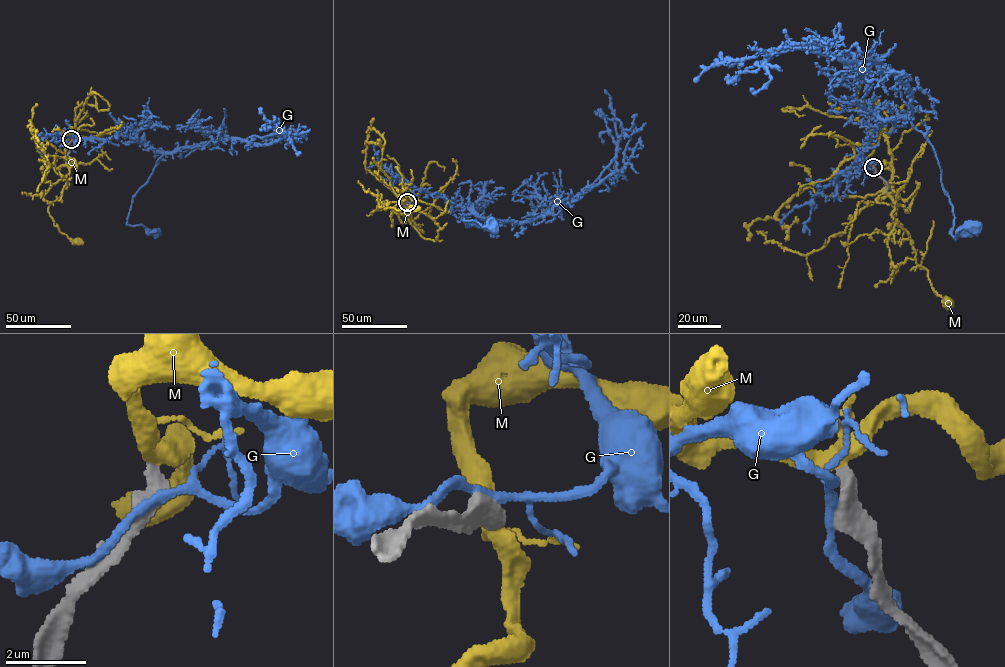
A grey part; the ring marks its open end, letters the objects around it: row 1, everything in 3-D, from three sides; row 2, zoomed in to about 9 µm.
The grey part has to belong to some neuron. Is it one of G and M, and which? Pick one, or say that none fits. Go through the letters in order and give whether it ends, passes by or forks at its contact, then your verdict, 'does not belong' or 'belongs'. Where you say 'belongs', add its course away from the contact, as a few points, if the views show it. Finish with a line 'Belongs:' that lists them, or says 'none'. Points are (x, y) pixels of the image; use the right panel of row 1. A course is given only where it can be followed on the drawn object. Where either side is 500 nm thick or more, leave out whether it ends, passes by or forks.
G: does not belong
M: it forks; does not belong
Belongs: none

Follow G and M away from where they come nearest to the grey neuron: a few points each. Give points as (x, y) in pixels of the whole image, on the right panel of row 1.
G: (873, 167), (853, 166), (875, 125), (909, 116), (941, 169), (954, 215), (951, 234), (973, 227)
M: (873, 165), (887, 163), (892, 169), (884, 191), (894, 205), (892, 215), (907, 233), (932, 289), (947, 302)

